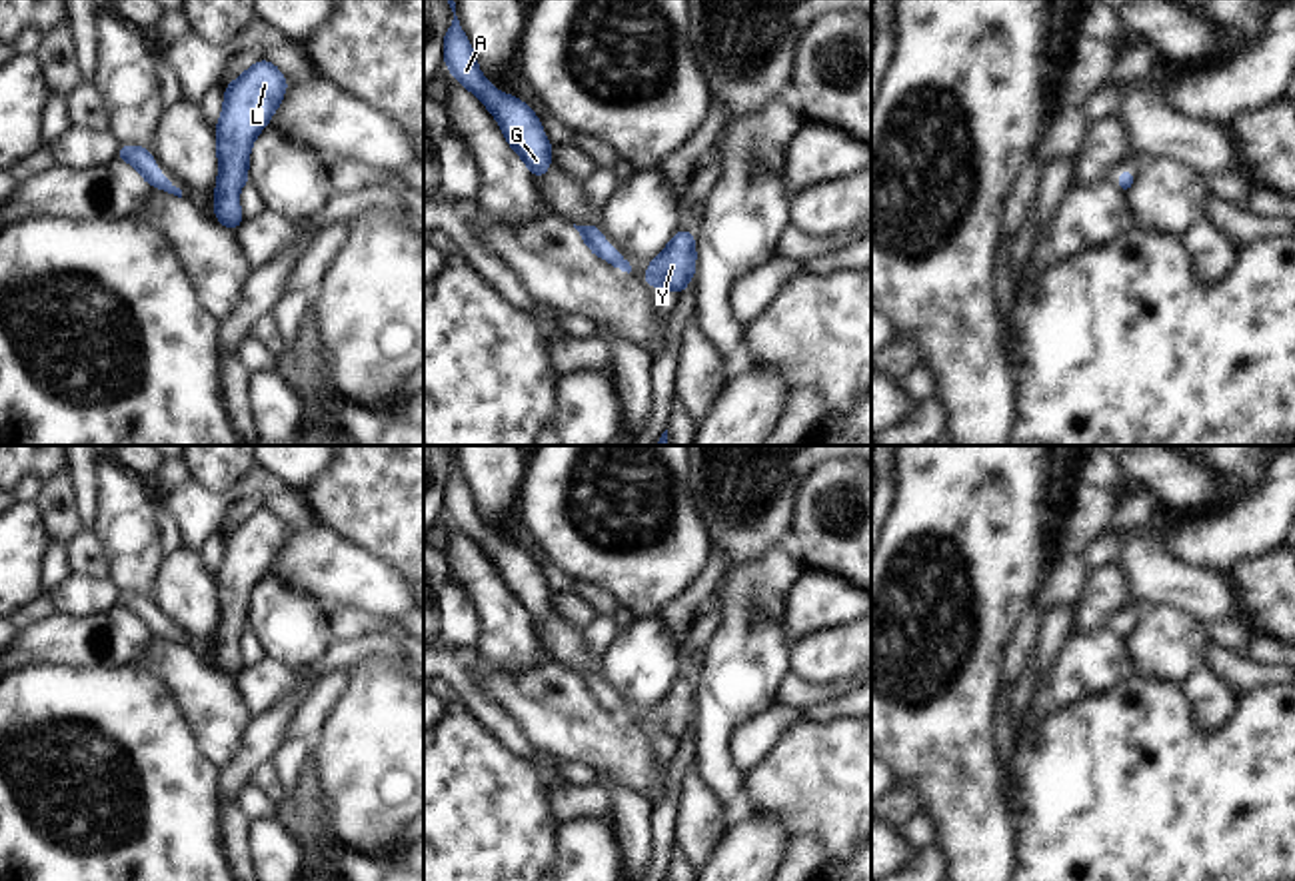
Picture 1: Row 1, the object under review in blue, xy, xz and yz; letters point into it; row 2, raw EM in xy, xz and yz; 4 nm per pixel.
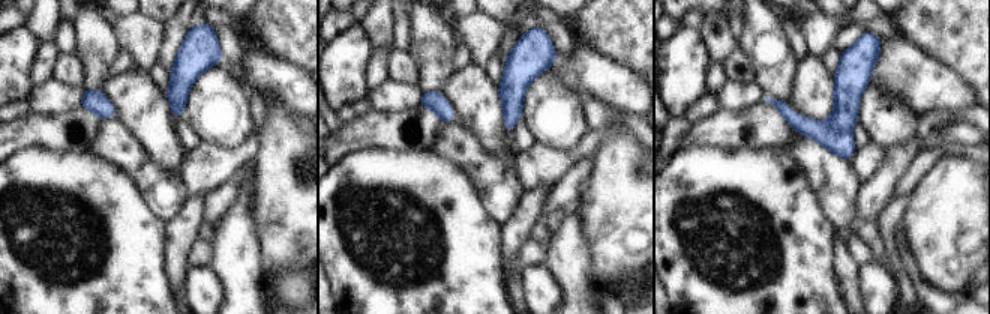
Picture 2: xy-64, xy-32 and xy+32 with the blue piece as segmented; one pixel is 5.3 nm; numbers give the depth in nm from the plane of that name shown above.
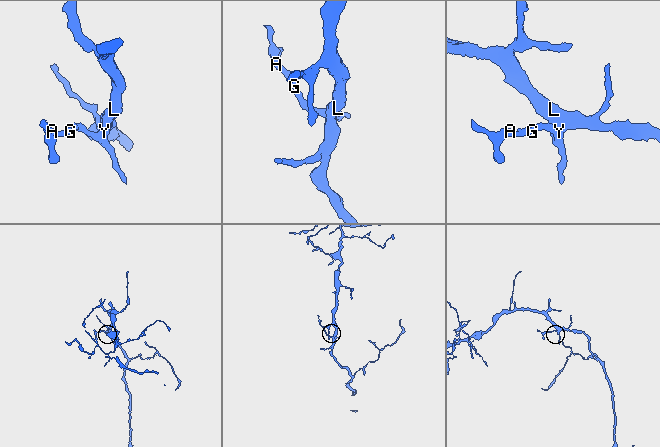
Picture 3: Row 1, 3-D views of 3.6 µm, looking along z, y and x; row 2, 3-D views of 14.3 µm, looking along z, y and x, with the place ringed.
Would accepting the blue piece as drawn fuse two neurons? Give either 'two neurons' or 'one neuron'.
one neuron

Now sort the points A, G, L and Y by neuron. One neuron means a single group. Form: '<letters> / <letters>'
A G L Y

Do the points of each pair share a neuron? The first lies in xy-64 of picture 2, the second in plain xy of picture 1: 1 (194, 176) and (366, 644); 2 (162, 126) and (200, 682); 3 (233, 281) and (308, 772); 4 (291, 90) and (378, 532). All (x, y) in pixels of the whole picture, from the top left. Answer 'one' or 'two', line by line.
1: one
2: two
3: one
4: two

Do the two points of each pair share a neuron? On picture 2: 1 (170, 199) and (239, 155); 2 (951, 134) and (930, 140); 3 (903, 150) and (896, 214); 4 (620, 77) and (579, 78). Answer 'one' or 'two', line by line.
1: two
2: one
3: two
4: one

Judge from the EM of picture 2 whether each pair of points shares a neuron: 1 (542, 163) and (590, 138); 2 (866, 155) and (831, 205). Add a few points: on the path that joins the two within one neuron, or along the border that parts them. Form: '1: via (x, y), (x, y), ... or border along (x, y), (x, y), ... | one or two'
1: via (554, 163), (566, 160), (579, 150) | one
2: border along (848, 161), (860, 184) | two

